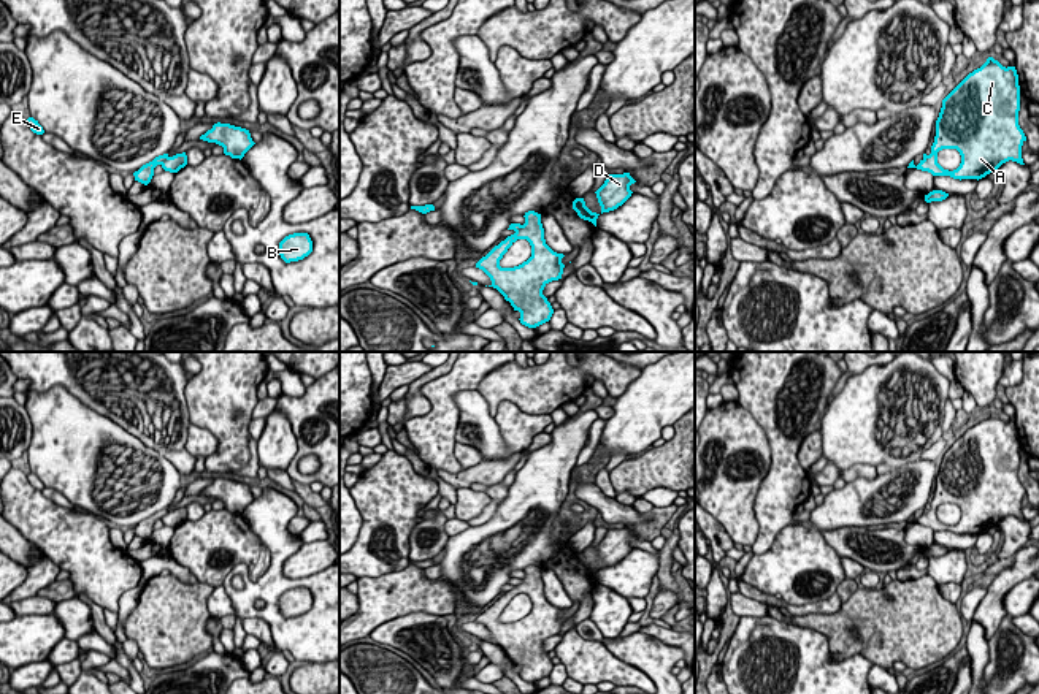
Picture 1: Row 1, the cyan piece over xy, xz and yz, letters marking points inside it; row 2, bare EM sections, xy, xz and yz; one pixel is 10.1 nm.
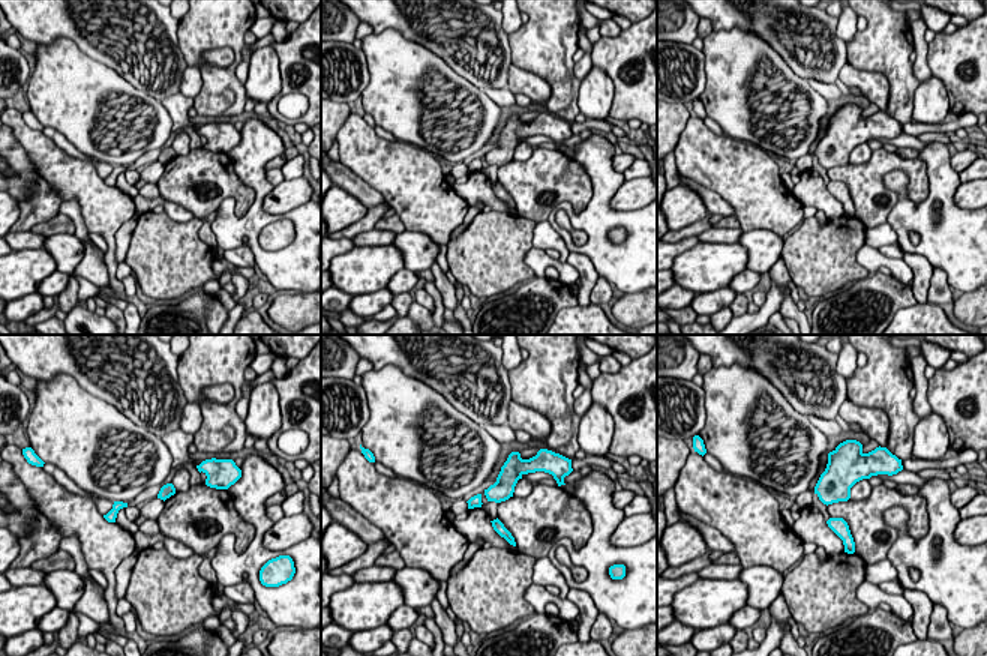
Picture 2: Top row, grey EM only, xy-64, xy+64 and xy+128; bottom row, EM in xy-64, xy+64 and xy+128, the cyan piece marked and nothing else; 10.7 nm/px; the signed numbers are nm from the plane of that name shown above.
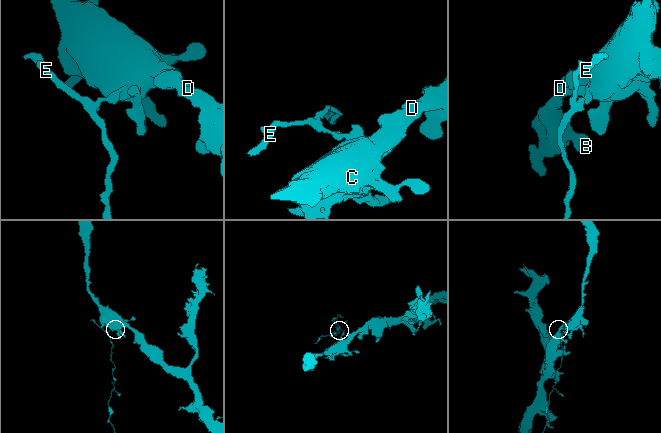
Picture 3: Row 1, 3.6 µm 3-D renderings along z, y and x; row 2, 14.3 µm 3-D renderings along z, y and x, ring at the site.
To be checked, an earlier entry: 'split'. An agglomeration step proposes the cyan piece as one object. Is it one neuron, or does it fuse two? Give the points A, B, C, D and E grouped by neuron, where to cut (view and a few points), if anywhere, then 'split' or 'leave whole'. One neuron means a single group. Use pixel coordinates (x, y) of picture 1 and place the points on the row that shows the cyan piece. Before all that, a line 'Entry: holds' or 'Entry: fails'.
Entry: holds
groups A B C D / E; cut xy (168, 157), (159, 163); split

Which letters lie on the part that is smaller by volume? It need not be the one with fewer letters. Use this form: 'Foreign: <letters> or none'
Foreign: E

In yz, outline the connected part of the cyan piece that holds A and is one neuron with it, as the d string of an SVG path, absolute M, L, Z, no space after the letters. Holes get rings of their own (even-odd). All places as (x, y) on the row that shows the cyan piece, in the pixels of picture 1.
M993 57L969 73L944 100L936 120L936 136L931 154L915 166L914 160L907 168L928 171L933 176L950 176L953 179L982 179L996 171L1003 163L1012 160L1020 165L1022 146L1026 141L1018 125L1020 86L1015 67L1003 67ZM942 149L957 149L961 163L957 170L944 170L937 163L937 152Z

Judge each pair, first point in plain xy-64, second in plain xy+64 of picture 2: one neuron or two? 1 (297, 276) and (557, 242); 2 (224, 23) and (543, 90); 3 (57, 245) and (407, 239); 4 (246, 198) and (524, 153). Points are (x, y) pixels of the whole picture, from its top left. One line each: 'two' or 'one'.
1: two
2: two
3: one
4: two

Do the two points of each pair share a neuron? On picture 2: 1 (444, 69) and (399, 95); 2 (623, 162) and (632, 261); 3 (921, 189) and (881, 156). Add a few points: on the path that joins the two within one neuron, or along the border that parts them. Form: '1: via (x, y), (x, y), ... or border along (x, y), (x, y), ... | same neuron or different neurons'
1: via (432, 66), (425, 66), (408, 83) | same neuron
2: border along (614, 155), (612, 165), (621, 173) | different neurons
3: via (917, 177), (903, 164), (893, 161) | same neuron

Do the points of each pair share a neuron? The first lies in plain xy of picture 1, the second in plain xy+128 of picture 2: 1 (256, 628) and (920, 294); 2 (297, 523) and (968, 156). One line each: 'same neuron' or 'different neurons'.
1: same neuron
2: same neuron

